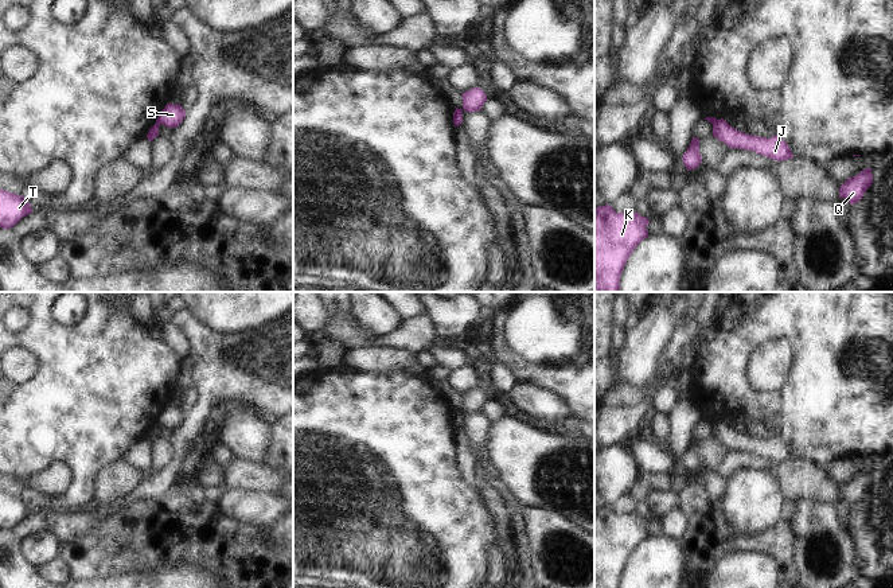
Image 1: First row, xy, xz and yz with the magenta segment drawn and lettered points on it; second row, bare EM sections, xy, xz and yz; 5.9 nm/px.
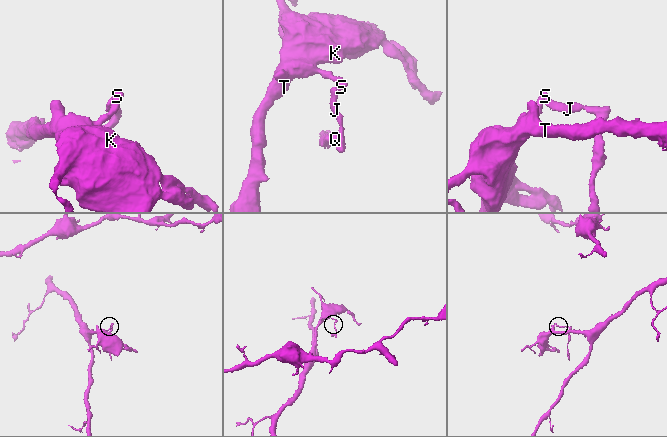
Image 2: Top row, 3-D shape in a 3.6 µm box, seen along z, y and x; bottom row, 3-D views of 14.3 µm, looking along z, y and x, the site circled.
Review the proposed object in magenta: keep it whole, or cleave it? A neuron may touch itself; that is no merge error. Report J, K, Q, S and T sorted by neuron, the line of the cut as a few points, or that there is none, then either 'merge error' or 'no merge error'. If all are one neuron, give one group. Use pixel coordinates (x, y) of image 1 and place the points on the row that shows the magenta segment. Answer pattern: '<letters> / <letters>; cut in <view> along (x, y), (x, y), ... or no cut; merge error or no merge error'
J Q / K S T; cut in xy along (156, 121), (159, 124); merge error

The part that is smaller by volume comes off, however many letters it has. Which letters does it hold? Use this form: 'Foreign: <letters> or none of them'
Foreign: J, Q

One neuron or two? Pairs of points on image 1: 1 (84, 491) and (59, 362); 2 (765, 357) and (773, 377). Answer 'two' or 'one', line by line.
1: one
2: one

